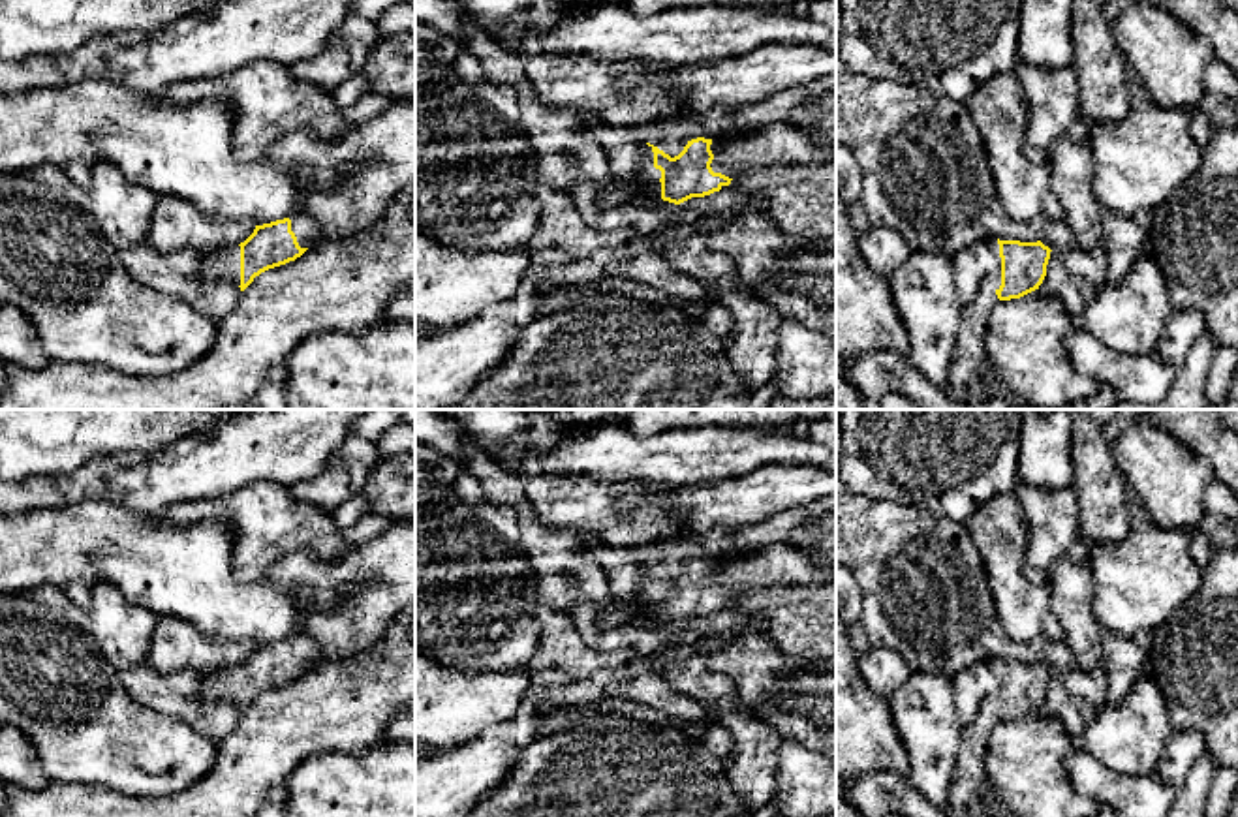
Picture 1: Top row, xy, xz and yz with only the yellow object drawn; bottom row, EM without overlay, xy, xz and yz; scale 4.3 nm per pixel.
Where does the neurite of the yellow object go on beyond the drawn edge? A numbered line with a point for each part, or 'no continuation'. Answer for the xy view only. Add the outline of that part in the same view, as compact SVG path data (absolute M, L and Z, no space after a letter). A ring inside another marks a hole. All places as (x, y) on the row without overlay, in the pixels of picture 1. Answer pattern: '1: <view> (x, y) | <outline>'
1: xy (307, 650) | M297 633L289 640L291 652L295 654L301 669L310 669L323 659L317 642L312 640L310 637Z
2: xy (226, 682) | M240 667L205 672L201 695L207 704L229 699L235 706L240 706Z

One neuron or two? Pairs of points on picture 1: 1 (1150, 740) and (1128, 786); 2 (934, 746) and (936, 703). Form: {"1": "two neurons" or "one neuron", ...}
{"1": "two neurons", "2": "one neuron"}

